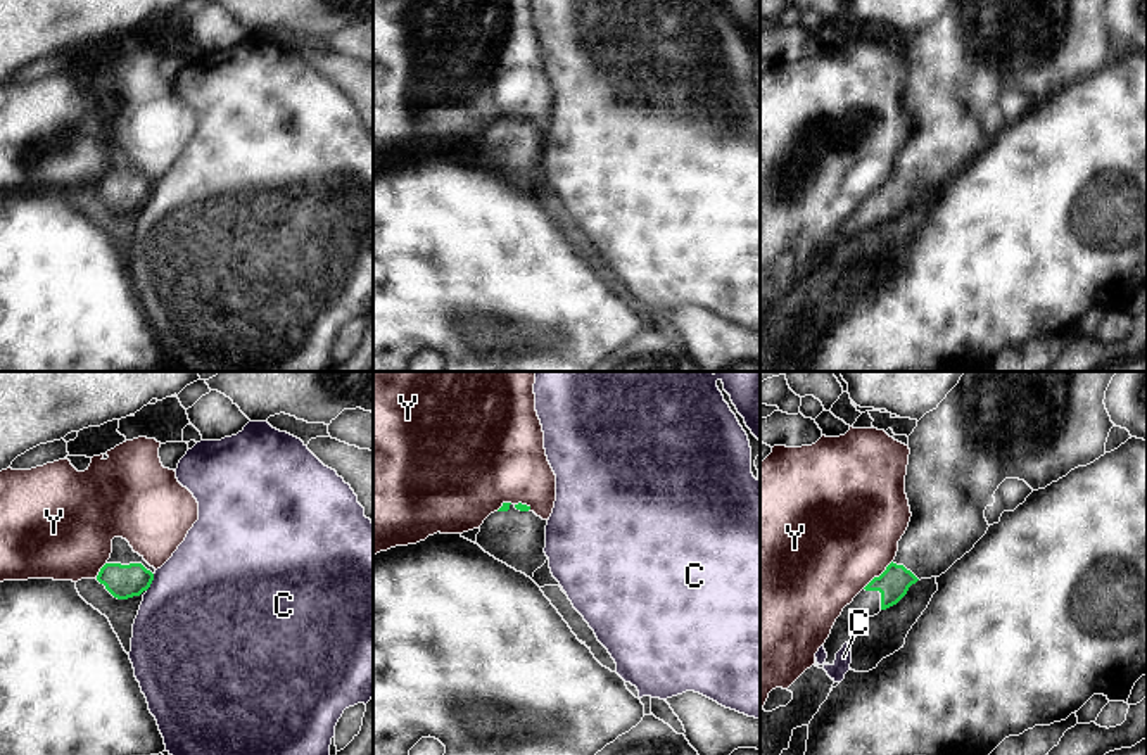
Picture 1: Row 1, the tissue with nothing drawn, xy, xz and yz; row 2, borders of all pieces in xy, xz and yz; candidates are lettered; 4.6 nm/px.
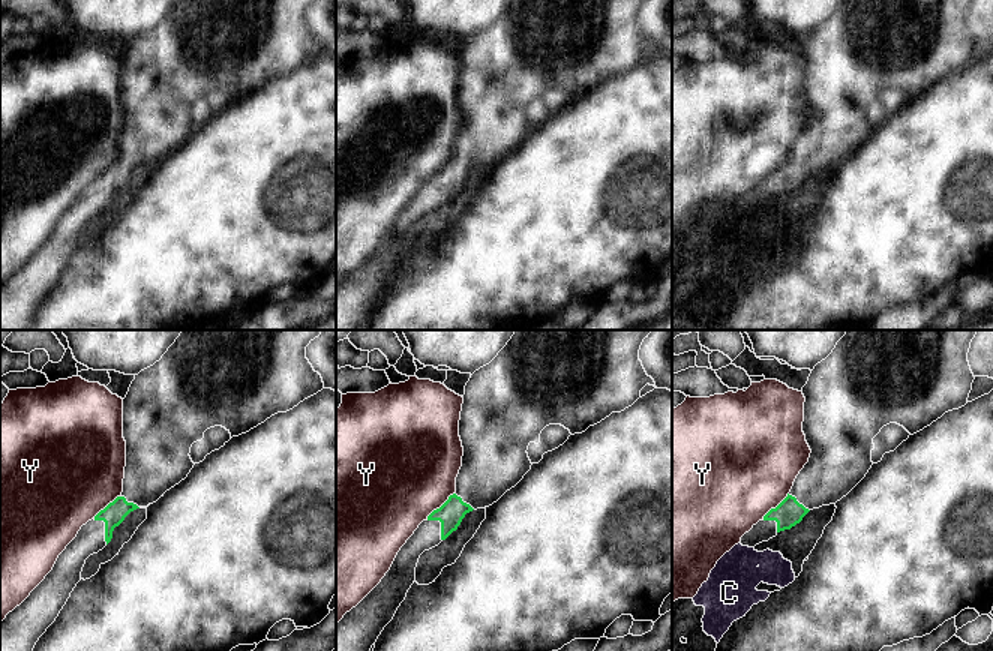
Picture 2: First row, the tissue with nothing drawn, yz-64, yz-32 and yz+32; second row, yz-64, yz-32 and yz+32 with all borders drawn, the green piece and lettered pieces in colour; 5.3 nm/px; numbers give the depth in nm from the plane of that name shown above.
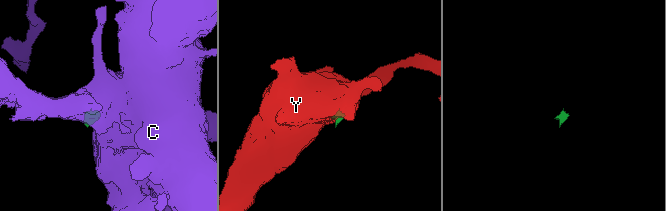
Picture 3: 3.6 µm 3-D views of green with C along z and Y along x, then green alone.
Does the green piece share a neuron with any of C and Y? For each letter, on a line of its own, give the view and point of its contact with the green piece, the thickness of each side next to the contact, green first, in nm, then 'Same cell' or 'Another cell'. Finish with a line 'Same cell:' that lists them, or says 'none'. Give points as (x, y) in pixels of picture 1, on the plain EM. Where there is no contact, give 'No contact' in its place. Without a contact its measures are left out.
C: Touches green at xy (151, 196). Thickness 160 nm (green) against 500 nm. Another cell
Y: Touches green at yz (880, 189). Thickness 150 nm (green) against 480 nm. Another cell
Same cell: none.

